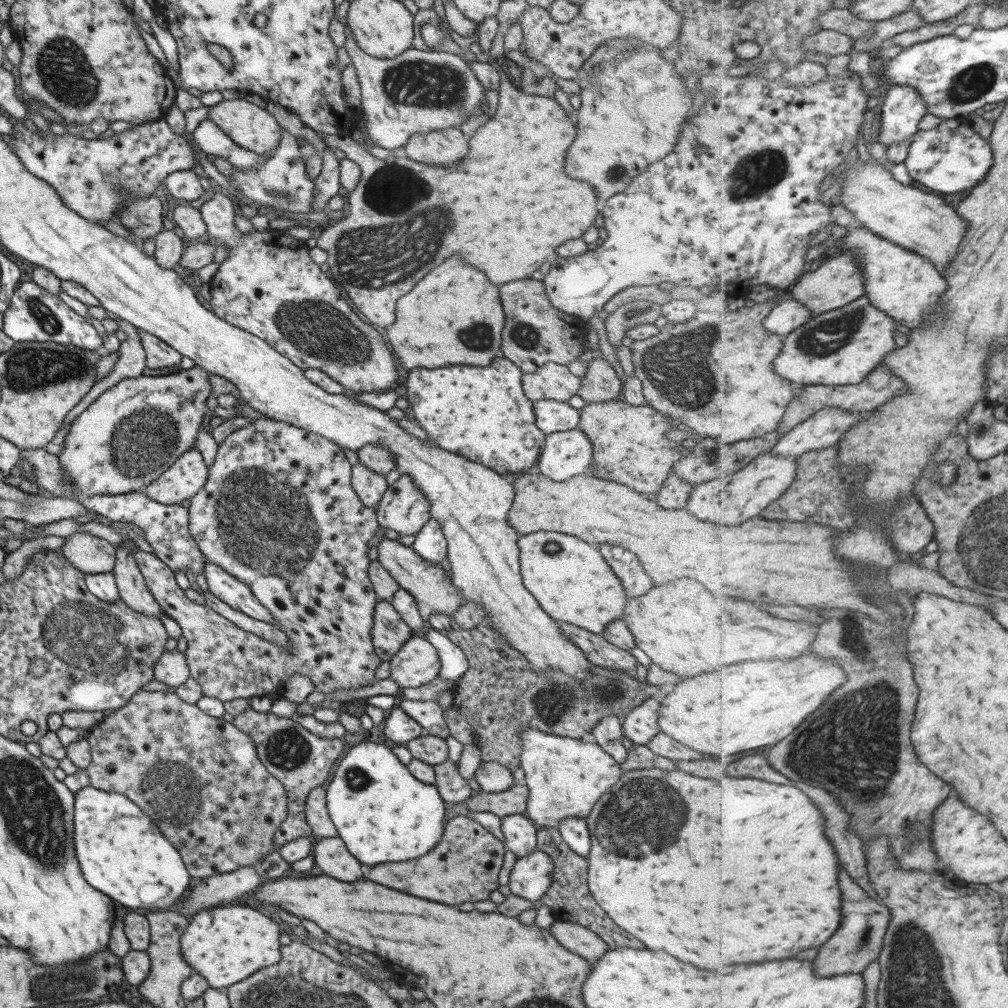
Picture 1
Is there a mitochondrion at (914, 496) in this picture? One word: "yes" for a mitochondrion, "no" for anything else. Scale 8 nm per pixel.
no

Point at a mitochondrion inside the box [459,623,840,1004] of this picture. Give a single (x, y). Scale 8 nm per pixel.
(651, 808)

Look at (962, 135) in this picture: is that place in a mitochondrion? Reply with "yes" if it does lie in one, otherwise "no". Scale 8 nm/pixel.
no

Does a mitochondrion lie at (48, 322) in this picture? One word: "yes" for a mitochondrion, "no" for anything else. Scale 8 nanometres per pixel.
yes

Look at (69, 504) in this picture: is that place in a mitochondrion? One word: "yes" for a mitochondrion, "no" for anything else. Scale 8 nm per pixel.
no

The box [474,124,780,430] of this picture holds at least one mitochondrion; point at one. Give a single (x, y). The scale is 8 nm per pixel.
(669, 364)

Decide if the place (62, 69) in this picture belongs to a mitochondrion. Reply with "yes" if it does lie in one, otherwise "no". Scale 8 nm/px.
yes

